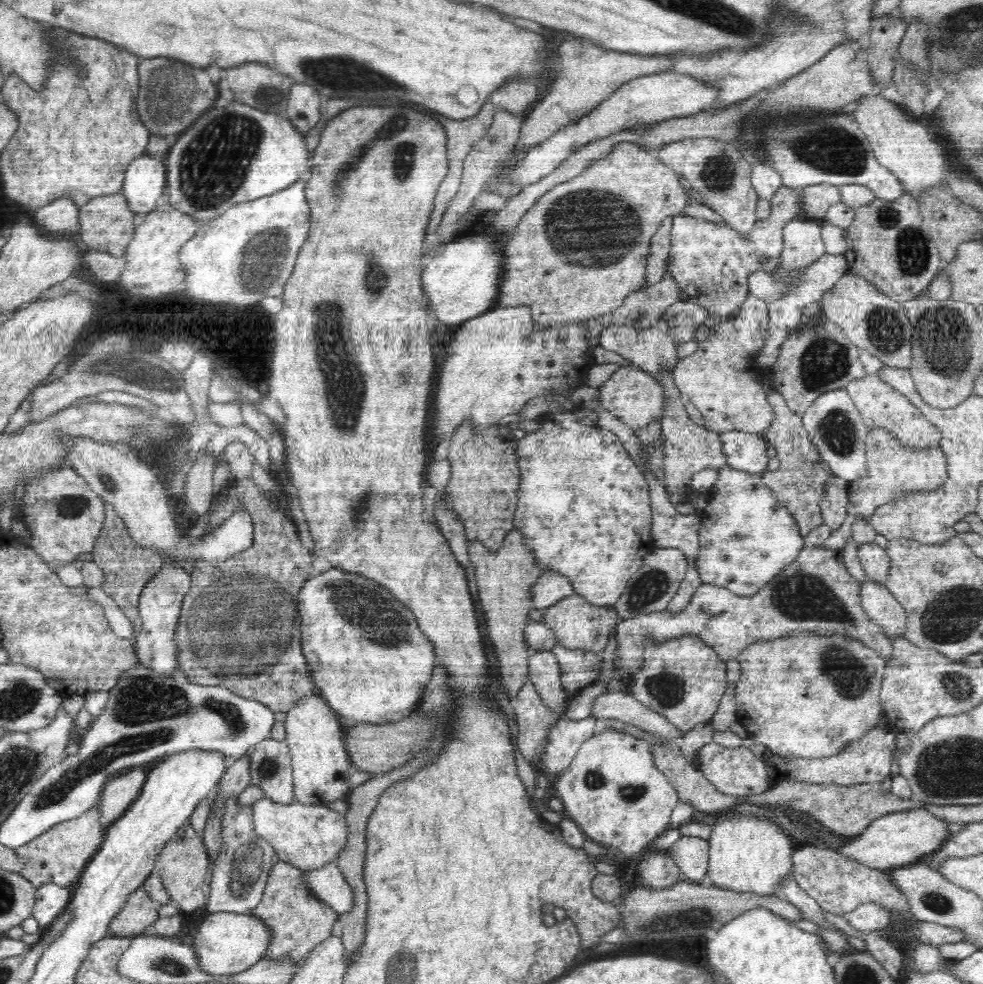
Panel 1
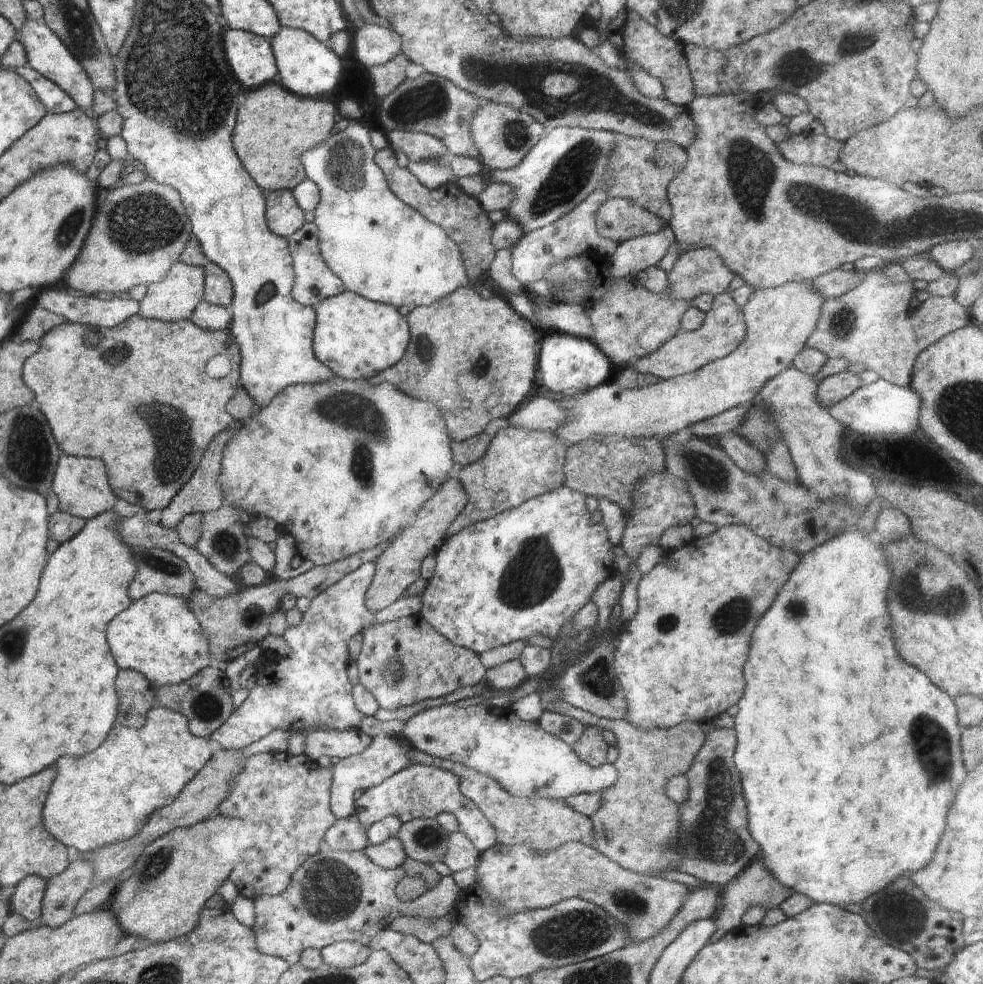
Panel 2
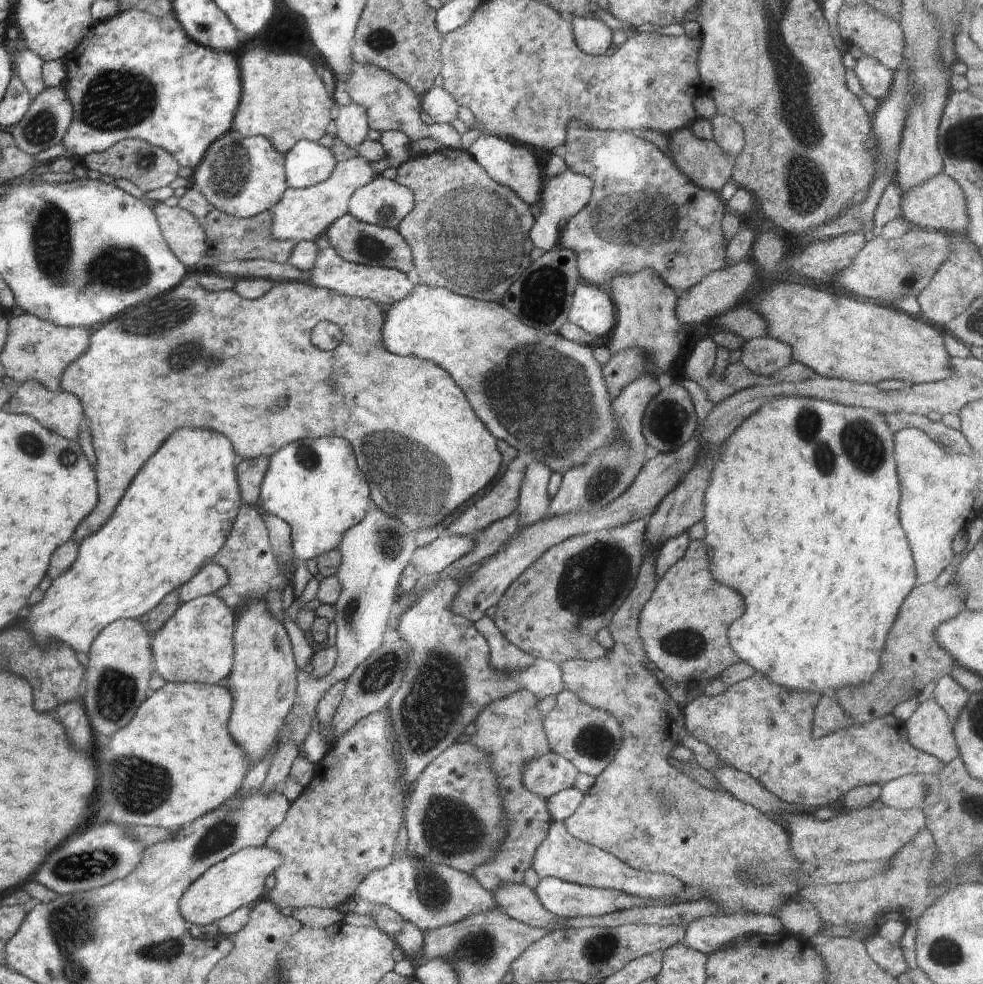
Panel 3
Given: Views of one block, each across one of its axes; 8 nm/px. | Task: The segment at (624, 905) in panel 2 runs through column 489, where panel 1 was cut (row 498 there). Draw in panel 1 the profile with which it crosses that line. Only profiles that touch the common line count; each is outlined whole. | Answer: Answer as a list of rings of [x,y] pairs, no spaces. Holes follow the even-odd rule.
[[[872,428],[868,432],[866,465],[868,465],[866,476],[848,481],[848,514],[840,528],[832,531],[832,534],[822,542],[821,548],[843,550],[848,544],[847,540],[853,536],[852,525],[856,519],[870,520],[879,506],[914,491],[936,490],[948,478],[948,461],[940,448],[908,448],[883,428]]]

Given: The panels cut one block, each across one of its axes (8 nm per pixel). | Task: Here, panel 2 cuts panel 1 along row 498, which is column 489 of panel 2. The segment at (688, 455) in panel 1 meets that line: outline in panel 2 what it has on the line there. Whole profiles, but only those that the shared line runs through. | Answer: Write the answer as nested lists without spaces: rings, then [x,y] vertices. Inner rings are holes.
[[[518,659],[492,667],[485,672],[484,680],[490,688],[507,692],[520,687],[528,679],[524,665]]]

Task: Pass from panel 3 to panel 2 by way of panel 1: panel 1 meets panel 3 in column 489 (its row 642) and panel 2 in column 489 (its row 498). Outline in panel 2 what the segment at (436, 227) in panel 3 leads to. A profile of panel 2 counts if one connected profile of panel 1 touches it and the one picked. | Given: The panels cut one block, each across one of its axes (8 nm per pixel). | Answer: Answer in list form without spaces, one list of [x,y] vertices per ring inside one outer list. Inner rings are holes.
[[[390,146],[375,151],[375,163],[384,173],[390,190],[402,202],[415,208],[430,222],[437,224],[460,247],[468,278],[475,285],[480,274],[489,272],[496,251],[491,243],[493,224],[479,201],[467,195],[458,184],[453,187],[442,185],[433,189],[425,187],[407,167],[398,165],[395,151]]]

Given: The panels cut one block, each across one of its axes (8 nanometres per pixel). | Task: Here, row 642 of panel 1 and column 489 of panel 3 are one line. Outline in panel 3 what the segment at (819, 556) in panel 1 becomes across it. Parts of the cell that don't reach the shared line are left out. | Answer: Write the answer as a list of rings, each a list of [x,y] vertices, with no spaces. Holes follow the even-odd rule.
[[[484,615],[474,623],[474,626],[487,640],[489,663],[498,671],[523,669],[533,663],[533,656],[513,645],[489,616]],[[521,689],[512,696],[486,705],[474,720],[476,733],[466,738],[468,742],[491,756],[492,770],[496,773],[499,789],[503,794],[504,810],[511,822],[495,859],[470,873],[478,879],[484,890],[492,894],[504,885],[524,884],[526,868],[533,863],[531,851],[543,842],[553,822],[551,814],[546,809],[547,800],[540,795],[532,794],[523,783],[526,765],[551,750],[543,727],[546,714],[538,708],[538,701],[527,689]]]

